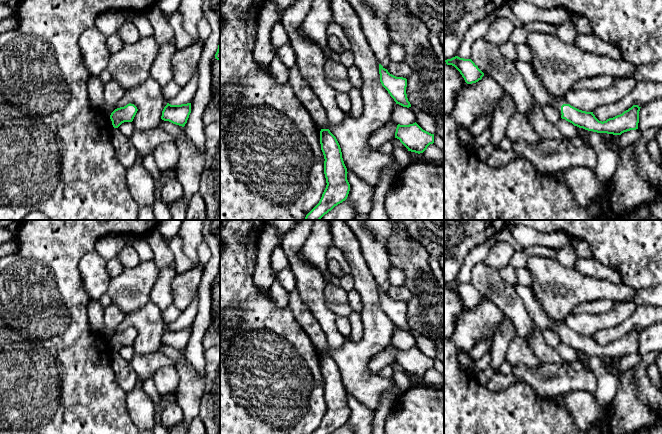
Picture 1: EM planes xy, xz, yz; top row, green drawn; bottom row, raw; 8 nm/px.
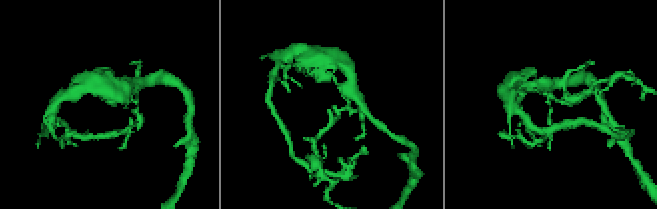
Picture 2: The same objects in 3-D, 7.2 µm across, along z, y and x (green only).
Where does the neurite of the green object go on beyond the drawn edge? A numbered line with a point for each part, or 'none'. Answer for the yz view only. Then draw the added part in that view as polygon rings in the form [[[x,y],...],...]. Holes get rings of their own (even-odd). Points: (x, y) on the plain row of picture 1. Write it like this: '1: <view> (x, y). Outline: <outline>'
1: yz (534, 308). Outline: [[[518,283],[513,285],[513,287],[522,299],[522,303],[525,305],[530,319],[536,323],[536,326],[541,331],[545,329],[554,329],[561,338],[561,330],[563,328],[568,328],[565,320],[552,321],[544,311],[531,287],[523,286]]]

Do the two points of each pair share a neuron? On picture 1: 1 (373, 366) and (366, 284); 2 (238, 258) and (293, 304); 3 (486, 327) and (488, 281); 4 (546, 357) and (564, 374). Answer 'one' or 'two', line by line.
1: two
2: two
3: two
4: two

